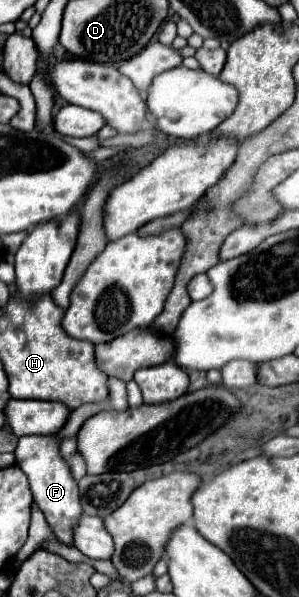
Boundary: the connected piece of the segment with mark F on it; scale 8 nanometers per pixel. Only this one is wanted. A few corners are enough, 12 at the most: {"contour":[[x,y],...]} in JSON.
{"contour":[[20,437],[16,463],[54,535],[82,515],[58,437]]}

